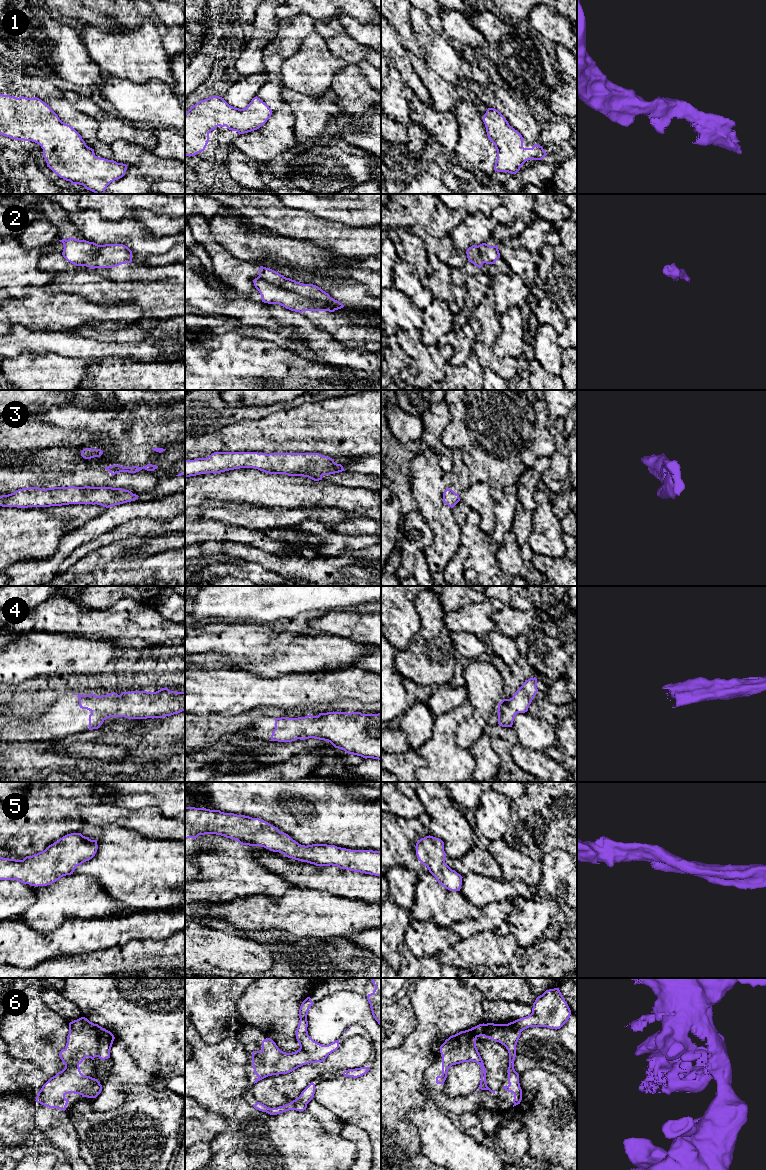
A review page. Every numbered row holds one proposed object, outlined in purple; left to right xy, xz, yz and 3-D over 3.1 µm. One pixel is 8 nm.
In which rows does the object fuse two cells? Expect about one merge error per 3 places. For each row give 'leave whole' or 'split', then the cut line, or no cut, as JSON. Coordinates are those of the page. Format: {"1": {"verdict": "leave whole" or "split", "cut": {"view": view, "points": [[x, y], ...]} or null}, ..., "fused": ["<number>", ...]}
{"1": {"verdict": "leave whole", "cut": null}, "2": {"verdict": "split", "cut": {"view": "xz", "points": [[258, 276], [304, 297], [324, 300], [330, 297]]}}, "3": {"verdict": "leave whole", "cut": null}, "4": {"verdict": "leave whole", "cut": null}, "5": {"verdict": "leave whole", "cut": null}, "6": {"verdict": "leave whole", "cut": null}, "fused": ["2"]}

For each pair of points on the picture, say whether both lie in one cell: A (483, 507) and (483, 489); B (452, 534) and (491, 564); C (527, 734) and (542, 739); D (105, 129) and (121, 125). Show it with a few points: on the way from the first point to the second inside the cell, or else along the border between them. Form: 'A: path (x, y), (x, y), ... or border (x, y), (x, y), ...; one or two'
A: path (483, 503), (483, 493); one
B: border (460, 527), (461, 543); two
C: path (531, 734), (538, 735); one
D: path (109, 129), (117, 128); one

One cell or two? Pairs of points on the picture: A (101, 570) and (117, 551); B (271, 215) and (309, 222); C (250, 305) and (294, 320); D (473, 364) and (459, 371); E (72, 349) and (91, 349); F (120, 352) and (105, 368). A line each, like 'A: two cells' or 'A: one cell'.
A: one cell
B: one cell
C: one cell
D: one cell
E: one cell
F: two cells

